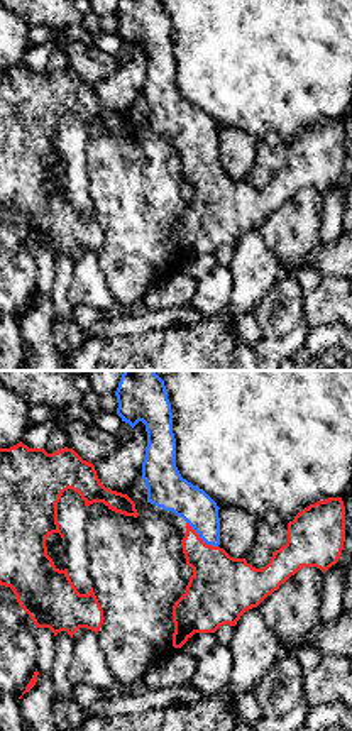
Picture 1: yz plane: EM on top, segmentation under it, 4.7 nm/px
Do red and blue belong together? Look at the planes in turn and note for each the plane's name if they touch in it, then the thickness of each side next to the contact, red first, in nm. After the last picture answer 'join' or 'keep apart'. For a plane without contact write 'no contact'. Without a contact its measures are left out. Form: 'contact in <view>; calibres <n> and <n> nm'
contact in yz; calibres 300 and 170 nm

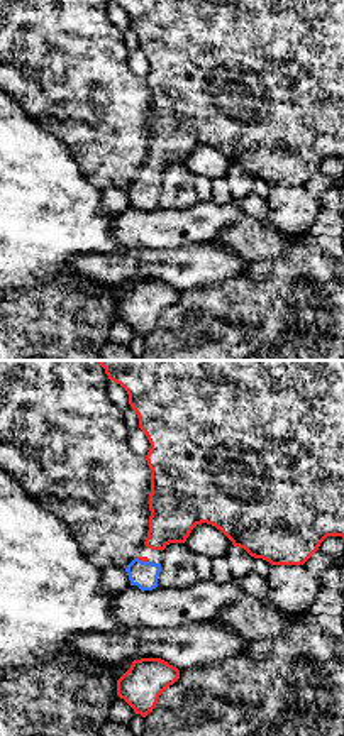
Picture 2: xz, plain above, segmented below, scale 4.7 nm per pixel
contact in xz; calibres 30 and 130 nm

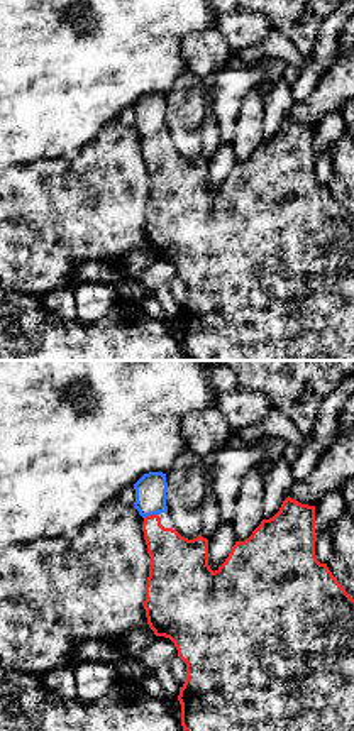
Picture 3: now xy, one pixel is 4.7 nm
contact in xy; calibres 240 and 150 nm

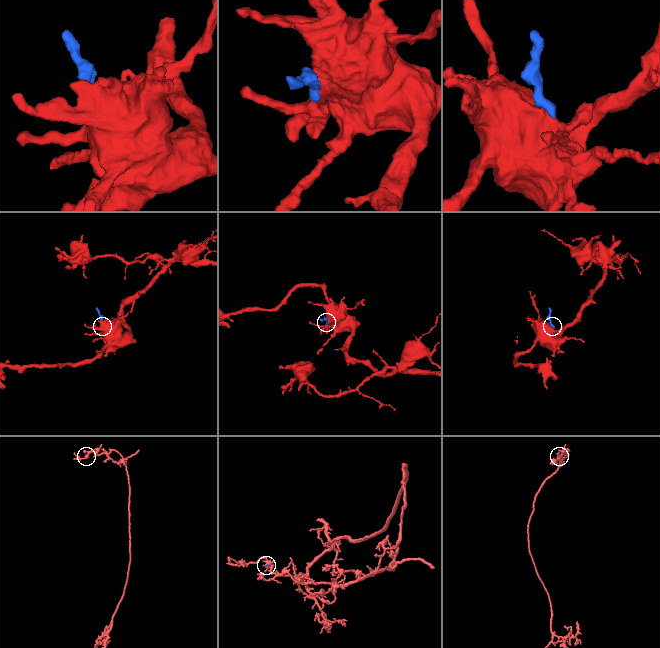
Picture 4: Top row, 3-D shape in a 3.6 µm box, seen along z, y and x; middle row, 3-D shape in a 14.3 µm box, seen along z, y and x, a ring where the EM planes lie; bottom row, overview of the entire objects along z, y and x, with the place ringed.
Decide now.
join

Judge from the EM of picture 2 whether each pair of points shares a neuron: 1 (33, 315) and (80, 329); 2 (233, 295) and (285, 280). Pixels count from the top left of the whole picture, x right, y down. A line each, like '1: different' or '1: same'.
1: same
2: same

